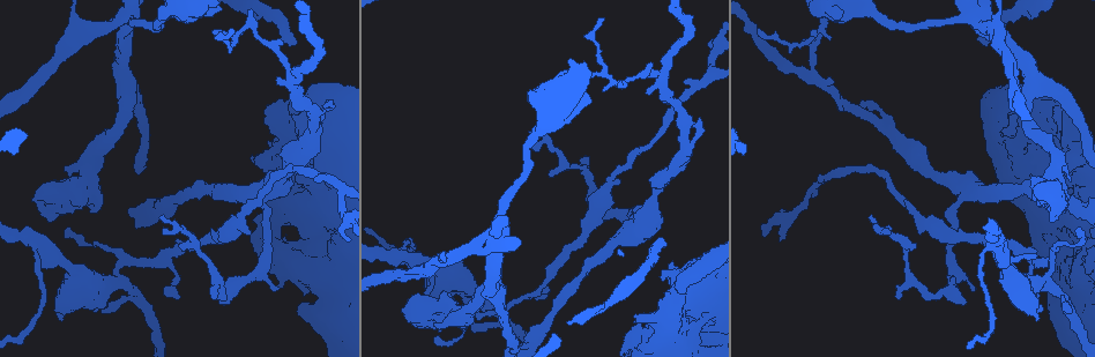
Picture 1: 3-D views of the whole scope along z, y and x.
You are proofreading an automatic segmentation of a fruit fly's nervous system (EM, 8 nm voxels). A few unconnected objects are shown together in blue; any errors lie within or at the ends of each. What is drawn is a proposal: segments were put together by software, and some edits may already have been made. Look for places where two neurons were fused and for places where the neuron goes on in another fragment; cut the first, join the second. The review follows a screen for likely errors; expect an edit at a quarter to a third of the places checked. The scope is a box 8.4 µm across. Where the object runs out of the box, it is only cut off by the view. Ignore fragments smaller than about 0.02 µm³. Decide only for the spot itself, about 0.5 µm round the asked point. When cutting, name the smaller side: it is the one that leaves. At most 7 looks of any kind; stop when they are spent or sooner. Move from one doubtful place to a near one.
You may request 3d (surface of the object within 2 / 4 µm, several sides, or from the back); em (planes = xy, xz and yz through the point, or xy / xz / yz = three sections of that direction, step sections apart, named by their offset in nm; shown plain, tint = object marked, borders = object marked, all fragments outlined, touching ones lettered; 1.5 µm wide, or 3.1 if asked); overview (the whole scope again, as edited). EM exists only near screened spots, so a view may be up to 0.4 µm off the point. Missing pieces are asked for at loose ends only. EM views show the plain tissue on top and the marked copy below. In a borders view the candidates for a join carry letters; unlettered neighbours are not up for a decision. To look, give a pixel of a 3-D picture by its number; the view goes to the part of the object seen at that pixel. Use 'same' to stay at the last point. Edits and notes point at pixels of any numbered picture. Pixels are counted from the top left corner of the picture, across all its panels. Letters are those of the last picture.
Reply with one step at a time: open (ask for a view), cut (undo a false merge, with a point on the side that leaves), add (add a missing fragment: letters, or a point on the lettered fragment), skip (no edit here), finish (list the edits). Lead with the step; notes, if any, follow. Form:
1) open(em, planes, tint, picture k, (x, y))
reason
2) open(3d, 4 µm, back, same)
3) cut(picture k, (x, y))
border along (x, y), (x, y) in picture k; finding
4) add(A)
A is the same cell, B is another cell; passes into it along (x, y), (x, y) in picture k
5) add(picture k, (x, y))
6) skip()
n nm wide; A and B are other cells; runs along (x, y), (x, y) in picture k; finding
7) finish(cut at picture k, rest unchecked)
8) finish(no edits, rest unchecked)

open(em, 3.1 µm, planes, borders, picture 1, (663, 238))
an open end

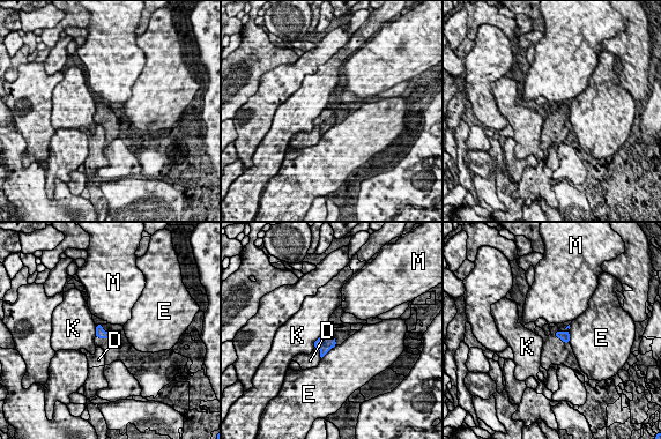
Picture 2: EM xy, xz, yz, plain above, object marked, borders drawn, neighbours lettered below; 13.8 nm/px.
skip()
D, E, K and M are other cells; no lettered fragment goes on from it

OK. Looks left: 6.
open(3d, 4 µm, picture 1, (1061, 123))
sharp bend

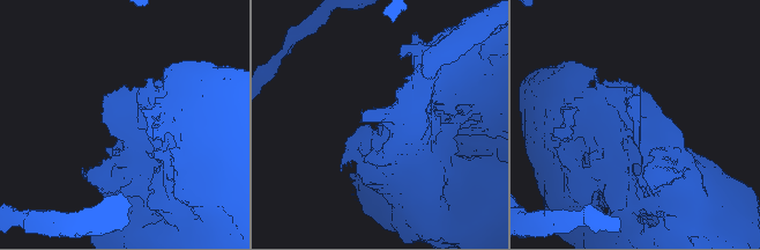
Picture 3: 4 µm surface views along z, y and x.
open(em, xy, step 8, tint, picture 3, (107, 126))
now the EM

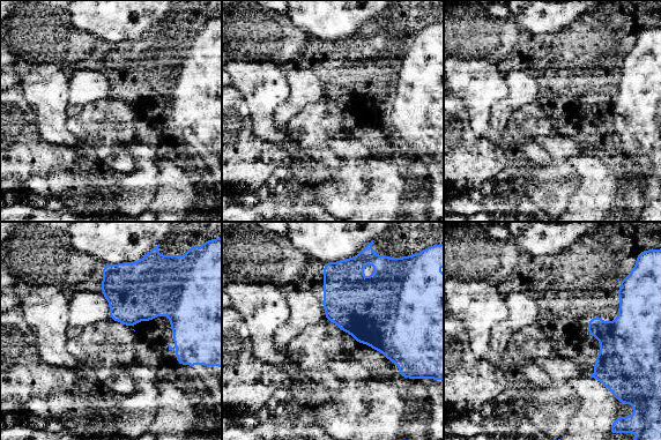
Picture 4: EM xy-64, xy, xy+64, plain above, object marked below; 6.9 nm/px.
open(em, planes, borders, same)
cut it another way

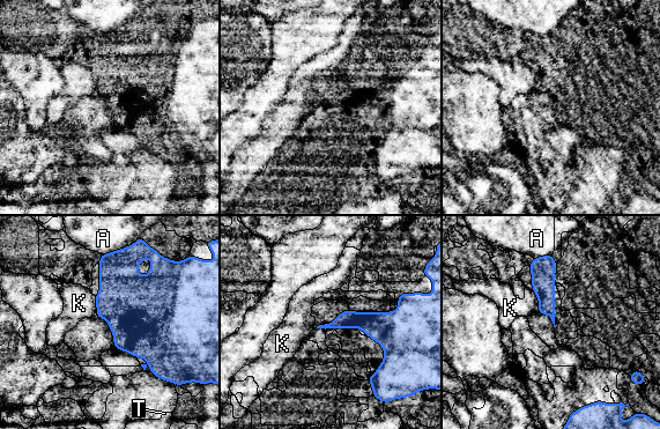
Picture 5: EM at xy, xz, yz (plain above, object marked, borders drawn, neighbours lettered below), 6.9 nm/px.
skip()
110 nm wide; A, K and T are other cells; border along (93, 295), (96, 302), (95, 316) in picture 5; one neuron here

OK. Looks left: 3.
open(em, planes, borders, picture 1, (660, 76))
three arms meet

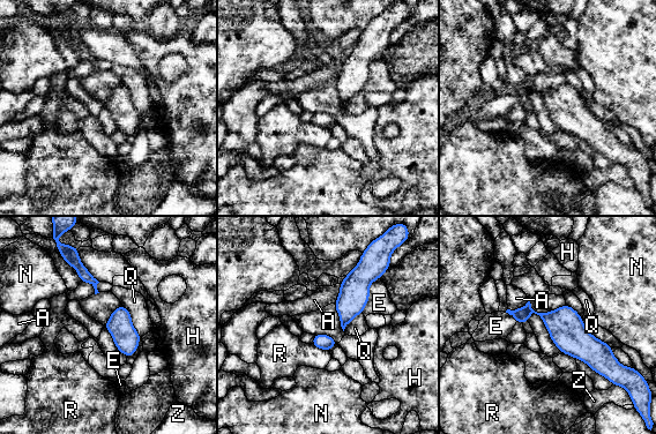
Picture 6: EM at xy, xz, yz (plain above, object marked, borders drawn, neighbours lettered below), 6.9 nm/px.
skip()
100 nm wide; A, E, H, N, Q, R and Z are other cells; runs along (514, 313), (558, 322), (614, 381) in picture 6; continuous, no second neuron

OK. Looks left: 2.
finish(no edits, rest unchecked)

